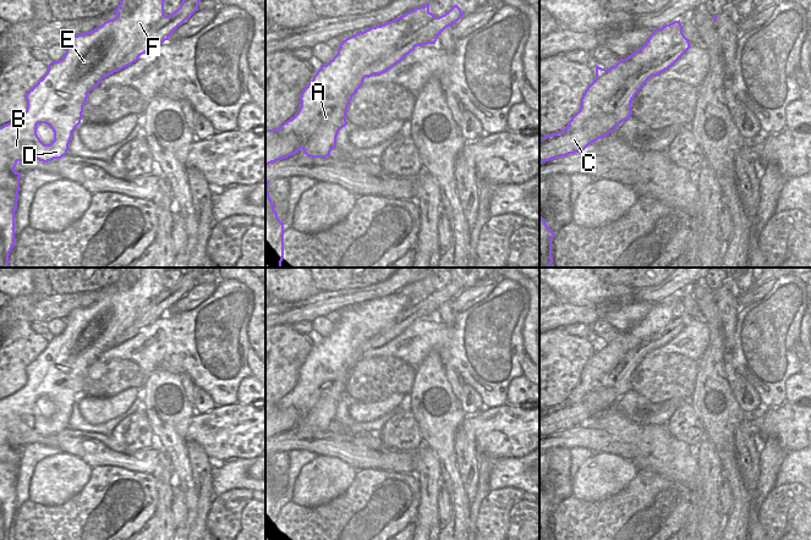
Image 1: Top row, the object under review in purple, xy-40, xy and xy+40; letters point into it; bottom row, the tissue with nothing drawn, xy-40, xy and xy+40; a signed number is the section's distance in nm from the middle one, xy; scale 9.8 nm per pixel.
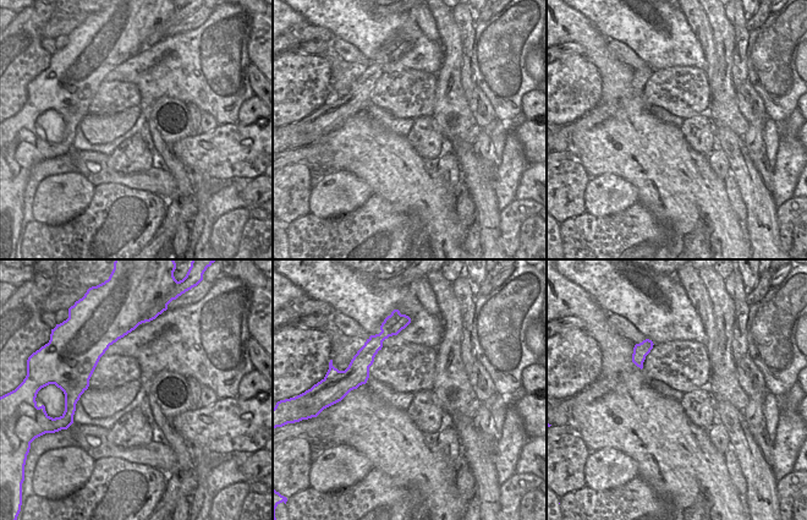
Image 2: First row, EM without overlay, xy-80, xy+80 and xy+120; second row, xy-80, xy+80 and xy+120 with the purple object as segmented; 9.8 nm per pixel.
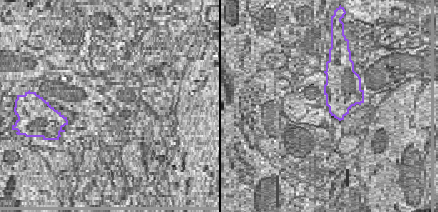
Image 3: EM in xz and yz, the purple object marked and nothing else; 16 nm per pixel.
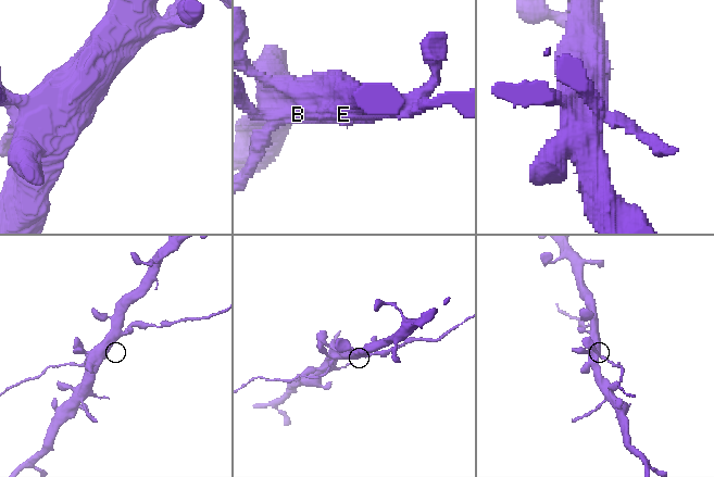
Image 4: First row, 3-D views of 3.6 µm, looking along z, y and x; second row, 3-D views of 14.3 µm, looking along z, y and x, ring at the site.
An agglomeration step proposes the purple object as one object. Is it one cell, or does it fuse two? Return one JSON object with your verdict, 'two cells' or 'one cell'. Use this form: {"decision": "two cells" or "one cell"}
{"decision": "one cell"}

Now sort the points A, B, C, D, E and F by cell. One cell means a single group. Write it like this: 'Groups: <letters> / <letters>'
Groups: A B C D E F.

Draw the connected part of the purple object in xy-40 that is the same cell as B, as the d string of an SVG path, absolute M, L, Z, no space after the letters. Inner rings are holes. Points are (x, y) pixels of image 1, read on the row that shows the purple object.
M121 0L120 5L113 11L116 13L114 20L105 21L102 26L91 32L72 35L66 44L66 53L62 59L51 61L43 78L24 95L27 100L26 111L13 121L0 127L0 268L9 268L9 255L16 242L15 211L17 209L21 177L21 173L15 171L17 162L27 158L48 162L65 156L69 150L72 132L81 123L83 106L89 92L97 88L103 78L132 65L141 55L150 51L165 40L169 40L174 31L198 11L201 0L182 0L180 7L168 16L164 15L164 1L165 0ZM38 123L45 123L53 130L54 140L50 144L44 144L38 137Z

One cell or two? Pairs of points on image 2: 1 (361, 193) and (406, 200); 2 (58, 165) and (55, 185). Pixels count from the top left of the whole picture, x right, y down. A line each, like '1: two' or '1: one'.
1: two
2: two

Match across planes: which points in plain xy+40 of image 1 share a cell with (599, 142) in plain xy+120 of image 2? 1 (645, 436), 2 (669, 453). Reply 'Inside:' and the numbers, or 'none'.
Inside: 1, 2

